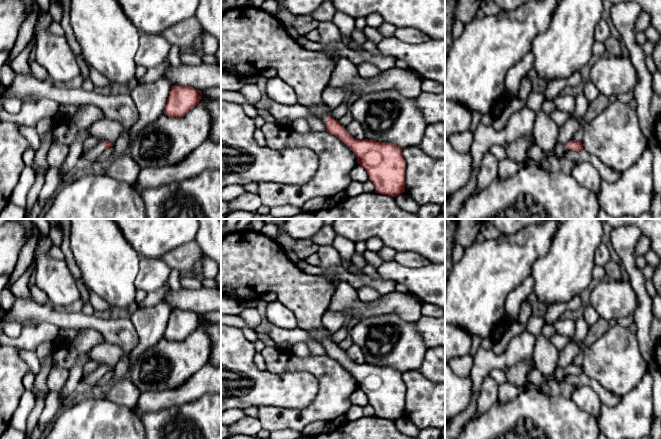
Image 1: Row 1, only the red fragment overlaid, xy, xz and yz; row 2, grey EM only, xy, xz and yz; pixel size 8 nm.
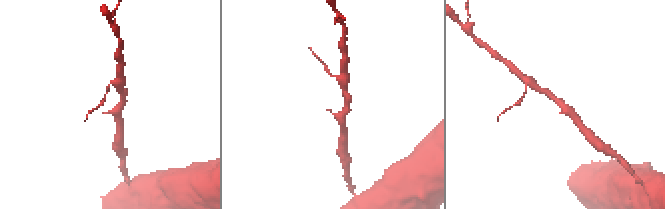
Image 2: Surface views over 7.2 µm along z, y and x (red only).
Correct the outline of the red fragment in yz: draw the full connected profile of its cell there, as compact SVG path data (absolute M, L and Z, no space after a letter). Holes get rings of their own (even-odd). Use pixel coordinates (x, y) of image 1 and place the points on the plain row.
M572 364L565 369L558 368L555 374L550 377L544 377L540 373L540 371L536 367L534 367L528 373L527 379L529 386L540 387L542 385L550 383L553 380L558 380L560 382L564 381L565 376L569 374L573 374L573 375L583 374L582 366L576 366Z

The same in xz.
M324 326L308 333L325 348L327 356L339 362L353 376L357 387L367 395L369 404L375 409L376 417L396 421L405 416L406 386L401 371L393 367L355 363L328 339L329 332Z

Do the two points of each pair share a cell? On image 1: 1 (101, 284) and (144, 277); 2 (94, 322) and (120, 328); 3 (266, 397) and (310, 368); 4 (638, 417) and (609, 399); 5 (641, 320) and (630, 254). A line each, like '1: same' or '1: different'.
1: different
2: same
3: different
4: different
5: same

